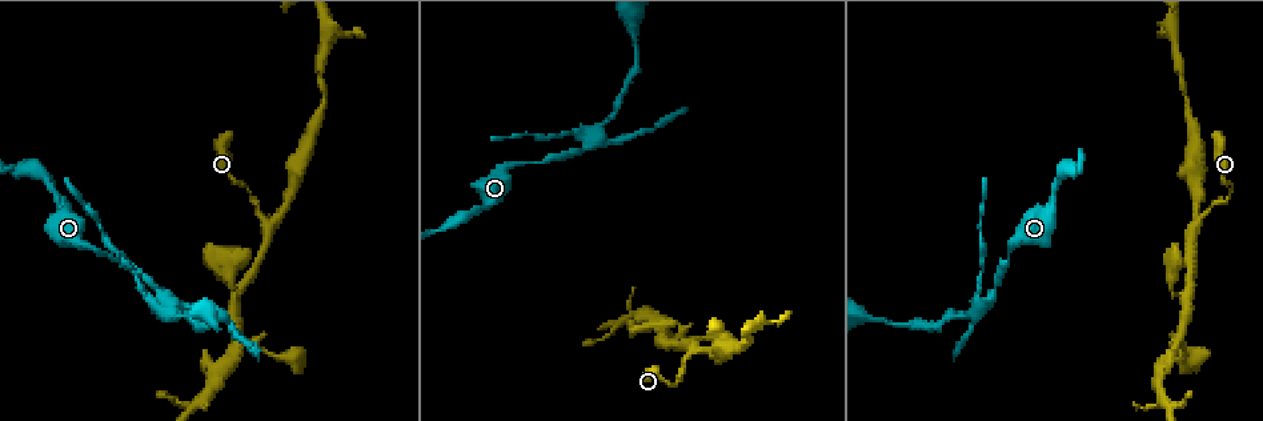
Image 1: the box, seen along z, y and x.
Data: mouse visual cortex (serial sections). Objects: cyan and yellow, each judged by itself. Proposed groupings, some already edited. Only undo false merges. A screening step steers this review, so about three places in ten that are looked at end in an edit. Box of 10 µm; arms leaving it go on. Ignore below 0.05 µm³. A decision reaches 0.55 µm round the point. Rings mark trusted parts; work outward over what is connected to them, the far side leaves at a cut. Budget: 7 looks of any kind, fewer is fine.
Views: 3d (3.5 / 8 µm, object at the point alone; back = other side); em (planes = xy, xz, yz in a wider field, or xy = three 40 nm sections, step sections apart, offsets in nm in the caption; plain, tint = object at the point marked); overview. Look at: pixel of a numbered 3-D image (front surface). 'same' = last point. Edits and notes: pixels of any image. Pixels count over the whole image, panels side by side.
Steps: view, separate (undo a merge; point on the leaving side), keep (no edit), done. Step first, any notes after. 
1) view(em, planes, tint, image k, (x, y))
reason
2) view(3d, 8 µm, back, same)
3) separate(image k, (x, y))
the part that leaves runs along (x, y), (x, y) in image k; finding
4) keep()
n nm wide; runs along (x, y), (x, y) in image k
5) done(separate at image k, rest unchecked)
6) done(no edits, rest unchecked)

view(3d, 3.5 µm, image 1, (102, 253))
calibre changes

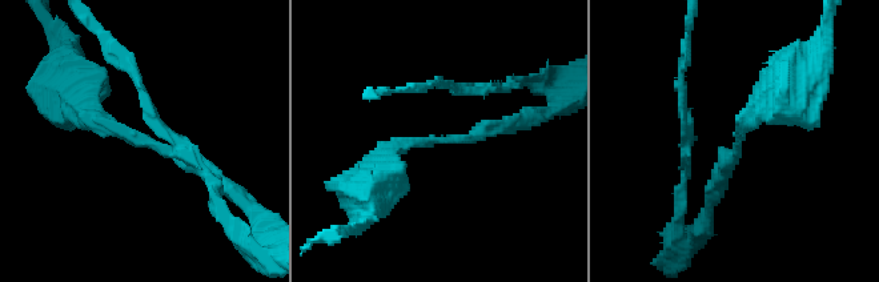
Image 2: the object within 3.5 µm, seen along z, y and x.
view(em, planes, tint, image 2, (447, 140))
arms of 200, 250 nm

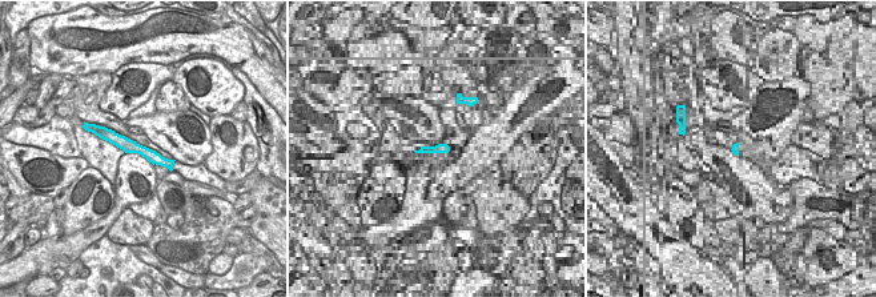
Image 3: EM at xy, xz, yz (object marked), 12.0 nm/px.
keep()
runs along (73, 100), (93, 121), (220, 178) in image 2; all the same cell

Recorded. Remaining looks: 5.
view(3d, 8 µm, image 1, (676, 384))
sharp bend

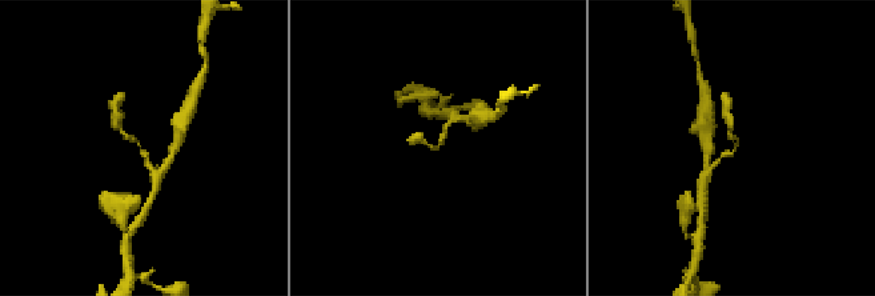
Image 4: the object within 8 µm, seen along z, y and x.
view(3d, 3.5 µm, same)

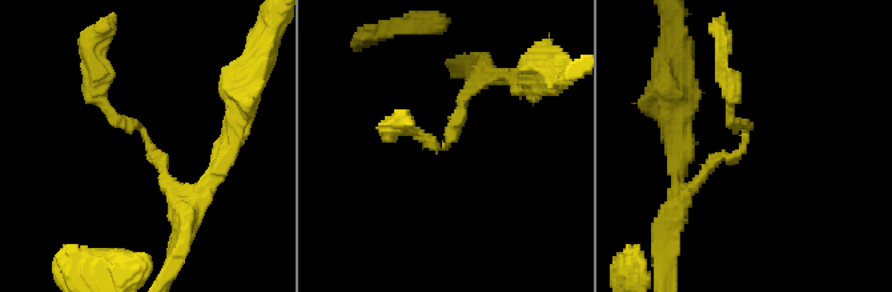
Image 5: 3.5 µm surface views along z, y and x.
view(em, xy, step 2, tint, image 5, (151, 149))
arms of 150, 150 nm

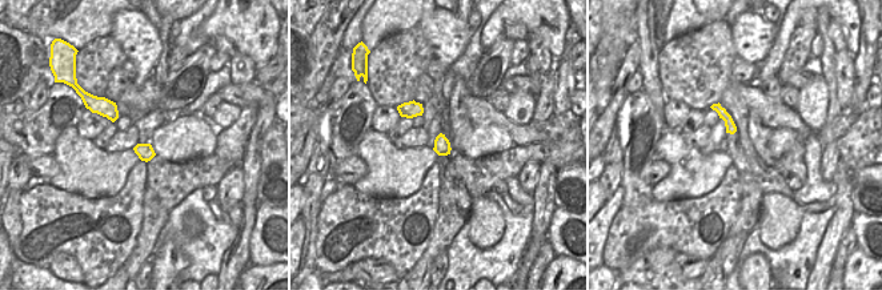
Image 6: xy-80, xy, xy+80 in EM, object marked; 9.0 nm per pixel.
keep()
one cell here

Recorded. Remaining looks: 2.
view(3d, 8 µm, back, image 1, (1189, 290))
arms run side by side

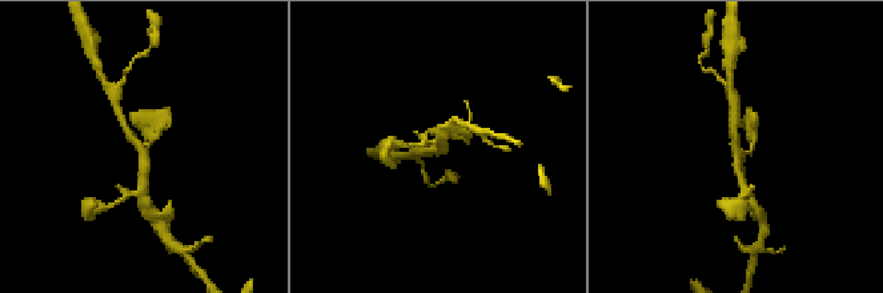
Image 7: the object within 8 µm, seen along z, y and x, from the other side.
view(em, planes, tint, same)
need the tissue

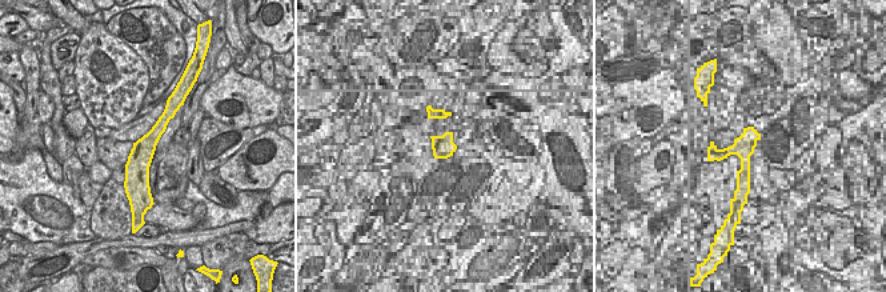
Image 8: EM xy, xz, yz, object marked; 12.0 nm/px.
keep()
4 arms; runs along (168, 110), (141, 154), (143, 188) in image 8; continuous, no second cell

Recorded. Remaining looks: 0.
done(no edits, rest unchecked)

